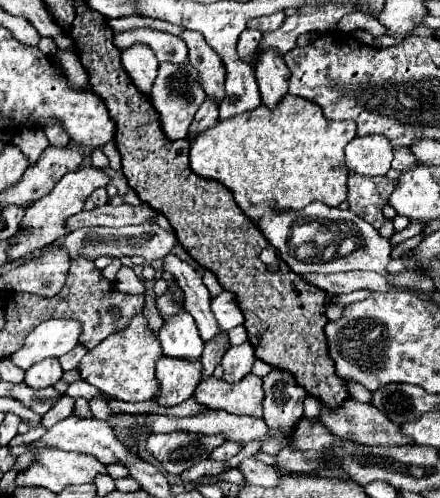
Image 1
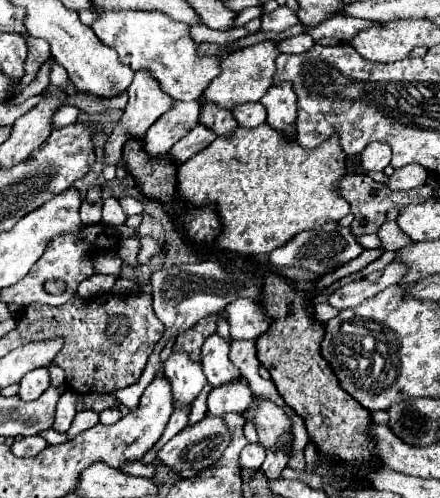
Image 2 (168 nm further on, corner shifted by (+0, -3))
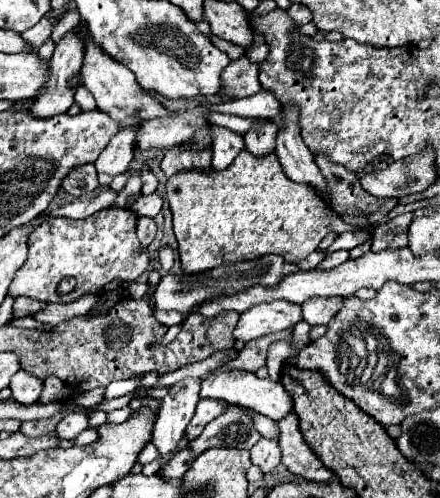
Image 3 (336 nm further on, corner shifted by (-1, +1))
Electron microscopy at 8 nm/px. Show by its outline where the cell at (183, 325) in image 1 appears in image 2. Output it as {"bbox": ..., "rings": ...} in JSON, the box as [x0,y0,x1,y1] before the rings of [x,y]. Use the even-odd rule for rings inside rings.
{"bbox":[164,350,206,408],"rings":[[[184,350],[170,352],[170,356],[164,362],[164,376],[172,382],[176,408],[194,402],[206,384],[202,364],[194,362],[190,354]]]}

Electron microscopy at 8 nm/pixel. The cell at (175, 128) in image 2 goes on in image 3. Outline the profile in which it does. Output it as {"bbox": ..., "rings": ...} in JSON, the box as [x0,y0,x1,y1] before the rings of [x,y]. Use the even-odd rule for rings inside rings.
{"bbox":[141,170,157,196],"rings":[[[143,170],[141,172],[141,178],[143,178],[143,188],[141,188],[141,194],[147,196],[147,194],[153,194],[155,188],[157,188],[157,178],[149,172],[149,170]]]}

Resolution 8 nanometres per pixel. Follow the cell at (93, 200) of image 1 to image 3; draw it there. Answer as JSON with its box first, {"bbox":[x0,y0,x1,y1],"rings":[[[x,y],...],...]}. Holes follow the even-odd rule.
{"bbox":[61,164,99,196],"rings":[[[83,164],[73,168],[61,182],[61,188],[71,196],[85,196],[91,194],[99,186],[97,170],[93,164]]]}

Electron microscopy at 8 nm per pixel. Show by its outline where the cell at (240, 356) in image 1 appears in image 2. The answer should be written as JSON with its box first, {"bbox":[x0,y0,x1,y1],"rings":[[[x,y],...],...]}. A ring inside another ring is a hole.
{"bbox":[208,378,252,416],"rings":[[[238,378],[232,382],[226,382],[224,386],[212,388],[208,396],[208,414],[210,416],[222,416],[226,412],[242,412],[250,406],[252,392],[248,388],[248,382]]]}

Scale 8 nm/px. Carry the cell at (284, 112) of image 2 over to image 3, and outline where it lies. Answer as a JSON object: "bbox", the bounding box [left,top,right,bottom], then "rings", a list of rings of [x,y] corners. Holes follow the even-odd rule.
{"bbox":[275,106,331,206],"rings":[[[289,106],[287,110],[283,110],[283,114],[285,114],[287,128],[279,130],[277,134],[275,154],[279,158],[285,176],[297,184],[307,184],[315,188],[315,192],[327,202],[327,206],[331,206],[327,180],[317,170],[311,150],[305,146],[303,138],[299,136],[299,124],[297,124],[299,112],[295,110],[295,106]]]}

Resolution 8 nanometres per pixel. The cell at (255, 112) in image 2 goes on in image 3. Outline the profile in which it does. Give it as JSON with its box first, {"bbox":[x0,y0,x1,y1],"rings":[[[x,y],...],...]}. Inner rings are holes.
{"bbox":[245,120,277,156],"rings":[[[259,120],[259,128],[253,128],[245,134],[245,148],[253,156],[269,156],[275,152],[275,136],[277,126],[271,120]]]}

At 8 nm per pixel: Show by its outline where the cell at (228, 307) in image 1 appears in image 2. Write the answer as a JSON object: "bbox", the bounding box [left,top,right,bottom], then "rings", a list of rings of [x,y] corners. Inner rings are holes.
{"bbox":[224,298,270,340],"rings":[[[238,298],[230,302],[224,308],[224,316],[230,324],[232,340],[254,340],[270,326],[270,318],[262,314],[260,302],[252,298]]]}

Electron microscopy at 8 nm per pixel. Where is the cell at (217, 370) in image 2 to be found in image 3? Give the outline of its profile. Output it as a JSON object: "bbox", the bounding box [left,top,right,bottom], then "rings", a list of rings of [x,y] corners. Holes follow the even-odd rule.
{"bbox":[199,370,295,422],"rings":[[[231,370],[231,372],[217,374],[217,376],[213,376],[213,374],[207,376],[201,382],[199,398],[213,398],[213,400],[219,398],[219,400],[225,400],[227,404],[233,404],[233,406],[247,406],[249,410],[263,414],[263,416],[271,418],[273,422],[279,422],[285,416],[295,412],[293,410],[293,396],[285,390],[285,386],[281,382],[273,382],[269,378],[261,380],[253,372],[243,372],[243,370]]]}

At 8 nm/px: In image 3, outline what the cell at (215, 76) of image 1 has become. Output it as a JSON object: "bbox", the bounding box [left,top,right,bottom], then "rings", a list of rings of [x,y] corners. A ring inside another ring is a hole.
{"bbox":[213,126,245,170],"rings":[[[215,126],[215,138],[213,138],[213,168],[215,170],[225,170],[235,158],[237,154],[245,148],[245,142],[239,134],[223,128],[223,126]]]}

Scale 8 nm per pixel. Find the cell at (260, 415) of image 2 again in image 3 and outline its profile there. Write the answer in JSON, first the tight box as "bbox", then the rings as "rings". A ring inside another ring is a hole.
{"bbox":[277,416,333,482],"rings":[[[297,416],[285,418],[283,422],[277,422],[281,428],[279,436],[279,448],[283,452],[281,464],[293,472],[295,476],[301,476],[311,482],[329,482],[333,478],[333,472],[325,468],[325,464],[317,458],[317,454],[307,446]]]}

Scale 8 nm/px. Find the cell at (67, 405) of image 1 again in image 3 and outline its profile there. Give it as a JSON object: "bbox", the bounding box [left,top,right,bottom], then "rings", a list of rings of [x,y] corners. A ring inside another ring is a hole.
{"bbox":[57,414,89,440],"rings":[[[69,414],[57,424],[57,436],[63,440],[75,440],[87,428],[89,428],[87,414]]]}

